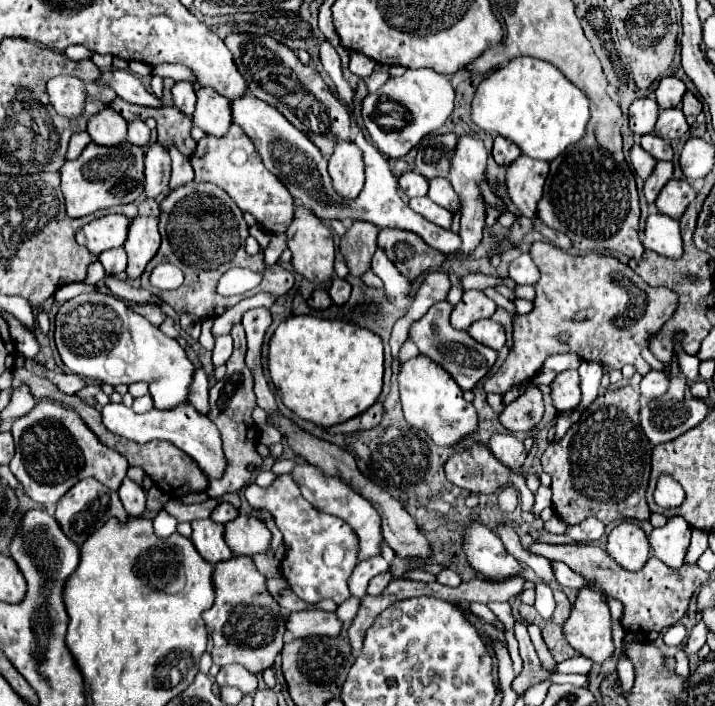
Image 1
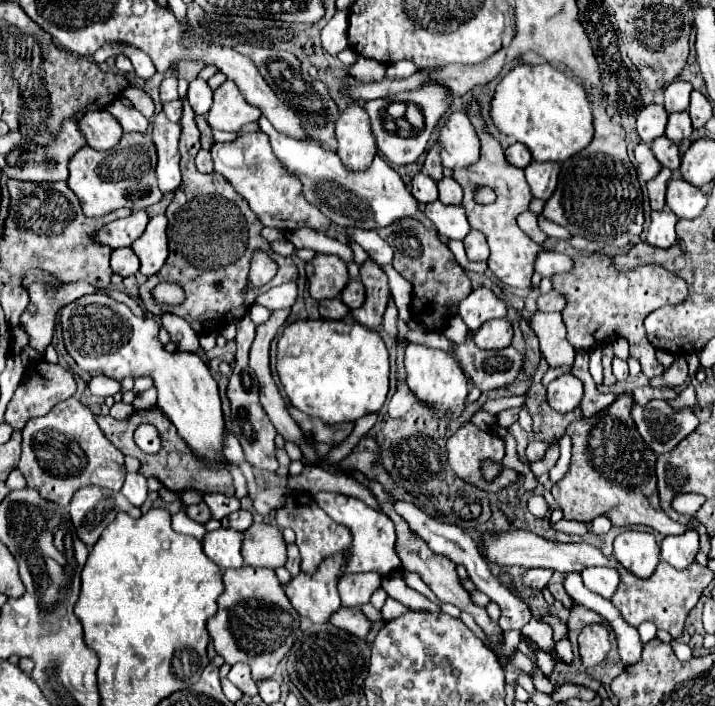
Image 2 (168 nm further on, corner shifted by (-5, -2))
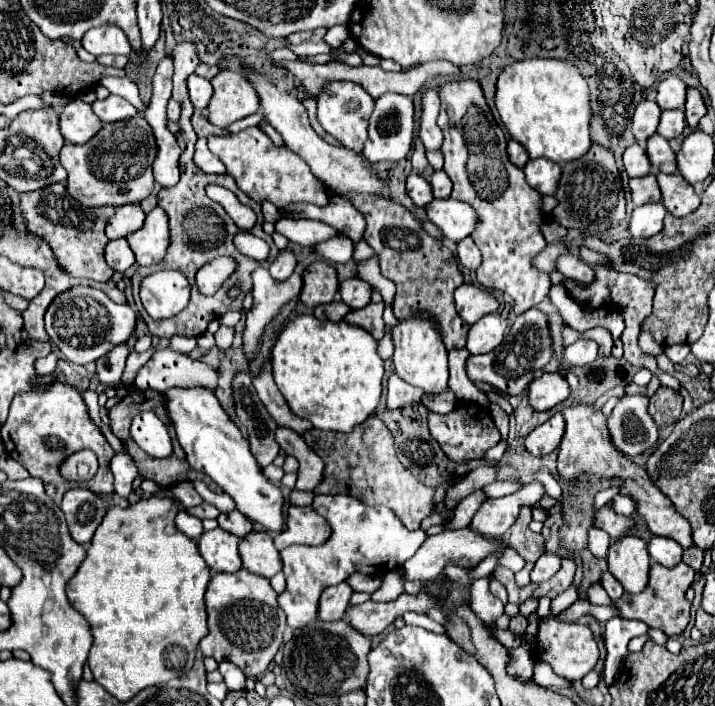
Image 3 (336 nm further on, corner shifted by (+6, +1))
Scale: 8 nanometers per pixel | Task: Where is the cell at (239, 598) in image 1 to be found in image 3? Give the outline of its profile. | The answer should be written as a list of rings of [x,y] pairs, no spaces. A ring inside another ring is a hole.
[[[240,569],[232,575],[214,573],[206,589],[206,613],[208,635],[200,641],[204,657],[214,657],[218,663],[230,661],[242,669],[246,677],[258,677],[264,673],[282,645],[282,633],[286,629],[286,615],[278,607],[276,591],[266,577]]]

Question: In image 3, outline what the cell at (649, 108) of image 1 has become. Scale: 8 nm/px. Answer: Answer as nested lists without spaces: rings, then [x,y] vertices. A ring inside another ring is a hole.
[[[642,101],[636,107],[634,119],[632,119],[632,131],[634,131],[634,137],[636,137],[638,145],[644,147],[646,139],[656,133],[658,121],[660,121],[660,113],[662,111],[654,101]]]

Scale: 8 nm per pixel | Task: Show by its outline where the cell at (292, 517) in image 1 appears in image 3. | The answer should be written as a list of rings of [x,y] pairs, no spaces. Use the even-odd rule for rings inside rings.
[[[296,507],[288,509],[286,529],[274,539],[278,551],[292,543],[304,545],[322,545],[328,541],[332,529],[324,517],[320,517],[312,507]]]

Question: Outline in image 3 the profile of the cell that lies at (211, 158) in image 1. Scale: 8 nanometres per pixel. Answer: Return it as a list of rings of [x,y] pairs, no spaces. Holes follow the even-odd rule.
[[[250,127],[230,137],[208,137],[208,147],[226,165],[228,175],[234,177],[236,185],[258,203],[264,199],[272,201],[276,207],[288,207],[290,203],[328,203],[328,191],[312,175],[308,163],[286,145],[276,147],[260,127]]]

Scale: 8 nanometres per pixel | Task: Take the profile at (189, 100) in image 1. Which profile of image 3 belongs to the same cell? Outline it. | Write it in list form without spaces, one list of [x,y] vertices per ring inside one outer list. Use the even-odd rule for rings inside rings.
[[[190,75],[188,77],[188,91],[190,91],[190,99],[194,103],[196,109],[204,109],[208,105],[208,101],[212,99],[212,83],[200,75]]]

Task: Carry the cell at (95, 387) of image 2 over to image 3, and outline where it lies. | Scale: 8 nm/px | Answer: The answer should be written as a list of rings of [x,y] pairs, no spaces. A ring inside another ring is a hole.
[[[122,343],[120,347],[114,347],[112,351],[108,351],[108,355],[102,355],[96,361],[96,373],[98,373],[102,385],[114,387],[114,389],[120,387],[120,377],[124,373],[128,355],[130,355],[128,343]]]

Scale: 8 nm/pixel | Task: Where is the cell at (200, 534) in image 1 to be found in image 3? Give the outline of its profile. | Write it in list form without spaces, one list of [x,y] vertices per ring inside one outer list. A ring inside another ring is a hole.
[[[214,529],[214,531],[204,531],[198,549],[200,555],[204,557],[206,565],[212,571],[218,573],[234,573],[242,567],[242,559],[238,553],[238,543],[240,539],[224,529]]]

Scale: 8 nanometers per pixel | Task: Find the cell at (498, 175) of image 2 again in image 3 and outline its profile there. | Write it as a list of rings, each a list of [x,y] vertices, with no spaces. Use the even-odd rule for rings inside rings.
[[[446,79],[438,87],[438,95],[442,101],[438,123],[440,123],[440,129],[444,131],[444,143],[442,143],[444,171],[448,173],[448,177],[452,179],[453,183],[450,196],[458,201],[470,203],[472,207],[476,207],[476,211],[480,215],[478,227],[472,233],[474,243],[482,251],[482,263],[476,271],[476,279],[486,289],[500,289],[500,291],[508,293],[514,299],[514,313],[520,315],[526,309],[538,305],[542,299],[546,299],[548,291],[552,287],[550,275],[538,271],[532,265],[534,257],[546,247],[546,239],[540,231],[540,225],[548,219],[548,213],[542,209],[542,195],[536,189],[528,187],[522,169],[516,169],[508,161],[508,153],[506,153],[508,137],[494,121],[494,115],[486,103],[482,87],[476,79]]]

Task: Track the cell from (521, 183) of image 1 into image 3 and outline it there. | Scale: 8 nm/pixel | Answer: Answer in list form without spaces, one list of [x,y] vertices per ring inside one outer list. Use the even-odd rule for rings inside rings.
[[[530,159],[524,167],[524,175],[530,187],[534,187],[540,195],[554,195],[562,169],[558,163],[548,159]]]

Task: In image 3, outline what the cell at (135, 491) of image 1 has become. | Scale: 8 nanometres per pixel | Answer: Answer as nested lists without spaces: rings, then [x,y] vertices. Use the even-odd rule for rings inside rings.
[[[116,453],[110,461],[110,469],[114,473],[114,491],[120,497],[128,497],[132,493],[132,483],[138,477],[138,467],[128,453]]]

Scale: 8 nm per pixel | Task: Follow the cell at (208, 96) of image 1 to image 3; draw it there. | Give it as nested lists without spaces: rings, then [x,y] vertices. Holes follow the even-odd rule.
[[[222,69],[214,79],[214,97],[208,105],[208,121],[216,127],[228,127],[238,119],[244,119],[258,111],[260,99],[256,89],[244,79],[240,71]]]

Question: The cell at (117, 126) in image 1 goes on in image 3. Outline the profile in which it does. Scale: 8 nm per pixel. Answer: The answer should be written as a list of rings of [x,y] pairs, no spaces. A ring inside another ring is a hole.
[[[72,99],[60,113],[60,131],[70,143],[88,143],[100,131],[100,127],[102,123],[92,107],[80,99]]]

